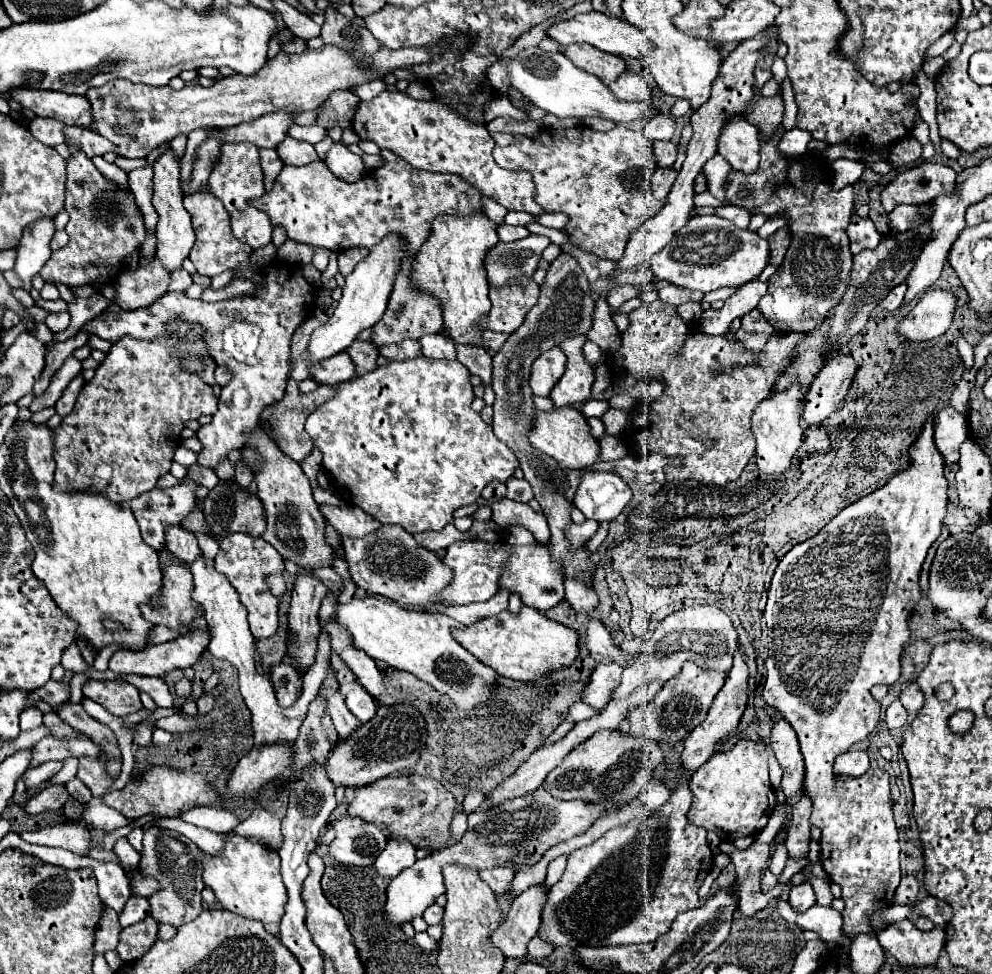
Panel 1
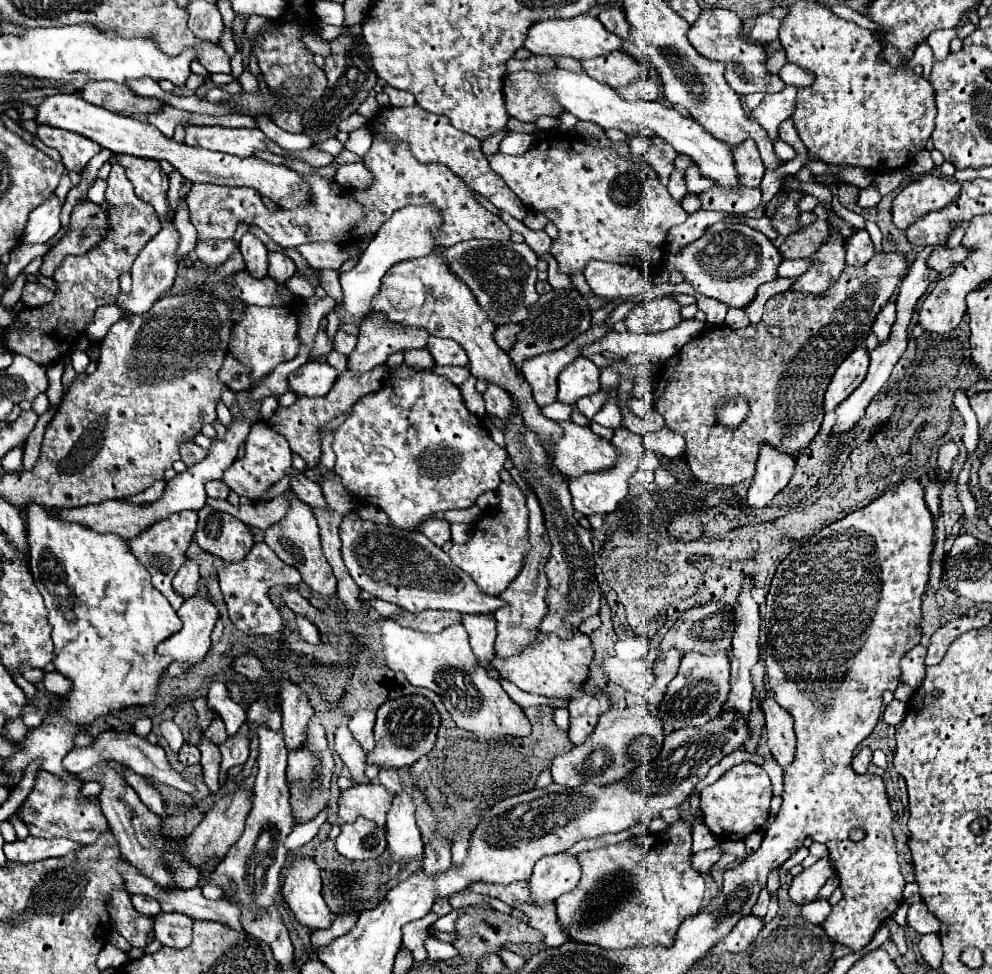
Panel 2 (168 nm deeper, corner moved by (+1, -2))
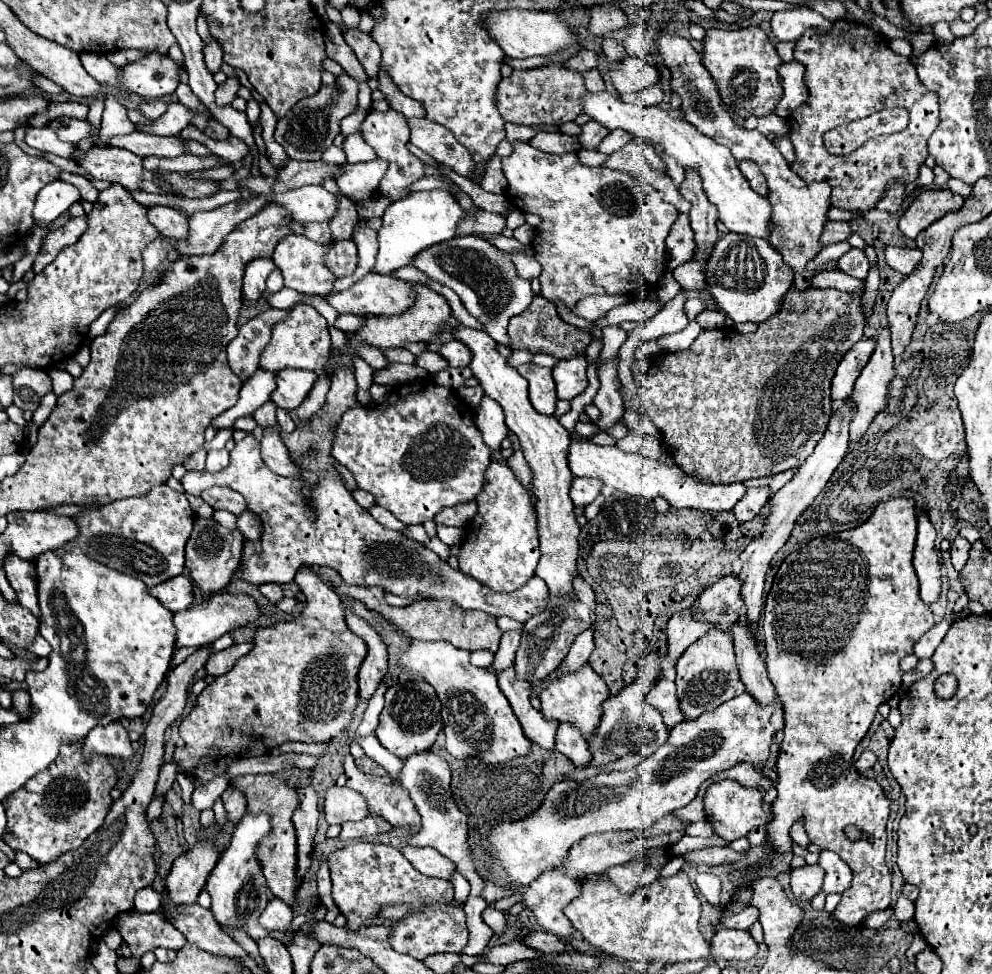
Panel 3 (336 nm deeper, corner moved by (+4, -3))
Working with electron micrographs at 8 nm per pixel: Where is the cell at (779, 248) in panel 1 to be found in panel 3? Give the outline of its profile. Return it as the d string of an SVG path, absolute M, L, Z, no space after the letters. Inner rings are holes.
M827 222L827 228L823 230L823 244L835 244L835 242L847 242L851 236L849 222Z

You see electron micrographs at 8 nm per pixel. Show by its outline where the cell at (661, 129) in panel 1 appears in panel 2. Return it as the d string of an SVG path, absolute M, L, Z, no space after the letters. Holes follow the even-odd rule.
M632 137L632 139L628 141L632 155L642 155L652 143L654 143L652 137Z

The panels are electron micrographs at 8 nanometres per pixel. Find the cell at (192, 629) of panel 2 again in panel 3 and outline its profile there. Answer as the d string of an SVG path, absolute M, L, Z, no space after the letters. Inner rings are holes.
M219 592L219 594L211 596L211 600L199 604L199 606L191 606L191 608L175 614L177 648L181 648L181 646L203 646L203 644L211 644L217 638L221 638L223 634L255 622L259 616L261 616L261 610L259 610L257 602L251 596L247 596L247 594Z

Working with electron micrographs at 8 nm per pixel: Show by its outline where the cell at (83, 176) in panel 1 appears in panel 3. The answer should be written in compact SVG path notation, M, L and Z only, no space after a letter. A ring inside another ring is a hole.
M73 218L69 220L65 226L57 228L57 230L51 230L43 244L41 244L41 250L33 262L33 272L39 274L47 264L51 264L55 260L55 256L61 252L61 248L69 246L69 244L75 244L79 240L79 236L85 232L85 218Z

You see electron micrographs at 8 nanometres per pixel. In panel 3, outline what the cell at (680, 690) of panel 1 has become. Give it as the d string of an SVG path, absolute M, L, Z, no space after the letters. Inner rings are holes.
M711 628L711 632L703 634L697 642L693 642L677 660L675 682L677 682L677 696L681 700L681 710L687 720L695 720L703 712L711 712L723 702L743 694L745 686L741 682L741 676L735 664L731 634L719 628Z

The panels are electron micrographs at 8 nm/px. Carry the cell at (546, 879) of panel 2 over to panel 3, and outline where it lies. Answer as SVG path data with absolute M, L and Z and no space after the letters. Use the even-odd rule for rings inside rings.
M667 814L661 820L657 820L651 828L645 828L645 830L619 830L619 832L603 832L595 836L585 836L577 844L573 844L567 864L559 870L575 878L583 878L585 874L603 874L607 868L617 866L617 864L627 864L629 860L645 856L649 850L659 850L659 848L667 850L675 846L685 836L687 826L689 822L677 818L675 814Z

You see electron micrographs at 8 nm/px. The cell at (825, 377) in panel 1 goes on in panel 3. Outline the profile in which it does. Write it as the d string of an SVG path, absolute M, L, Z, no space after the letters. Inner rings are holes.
M863 338L847 352L847 356L843 356L833 378L833 386L831 386L831 392L833 392L831 398L835 406L847 398L847 392L851 392L851 388L855 386L855 380L859 378L859 372L869 362L873 350L875 350L875 340Z

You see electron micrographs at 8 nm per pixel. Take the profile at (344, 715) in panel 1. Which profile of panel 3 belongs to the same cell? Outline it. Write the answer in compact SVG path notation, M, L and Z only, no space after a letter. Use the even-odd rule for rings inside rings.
M345 756L347 786L365 796L369 812L381 816L395 828L407 828L411 834L421 830L421 816L409 794L391 780L391 776L365 776L357 770L353 756Z

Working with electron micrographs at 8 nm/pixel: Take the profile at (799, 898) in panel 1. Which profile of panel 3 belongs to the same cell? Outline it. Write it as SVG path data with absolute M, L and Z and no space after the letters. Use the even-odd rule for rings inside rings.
M805 864L801 868L791 870L791 890L795 898L811 900L815 894L821 892L823 878L825 878L825 870L819 864L815 866Z

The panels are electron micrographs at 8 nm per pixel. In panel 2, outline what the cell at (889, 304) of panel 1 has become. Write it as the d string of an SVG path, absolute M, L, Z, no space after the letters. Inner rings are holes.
M890 301L890 303L886 303L886 307L882 307L882 311L878 313L878 317L876 317L874 325L872 325L872 331L878 335L880 341L888 339L894 319L896 319L896 303Z

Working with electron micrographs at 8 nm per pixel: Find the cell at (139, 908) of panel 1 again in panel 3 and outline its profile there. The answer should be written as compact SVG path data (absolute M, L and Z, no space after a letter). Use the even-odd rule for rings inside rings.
M151 886L139 890L135 894L135 910L137 912L159 912L161 910L161 894Z

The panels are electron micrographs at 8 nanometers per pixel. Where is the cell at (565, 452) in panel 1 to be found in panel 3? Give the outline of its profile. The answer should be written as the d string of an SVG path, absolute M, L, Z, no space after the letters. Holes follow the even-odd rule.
M591 440L571 444L569 468L571 468L573 476L597 478L607 488L621 490L621 492L625 492L629 496L637 496L637 498L645 498L645 500L655 500L657 496L661 496L661 498L665 498L669 502L671 508L695 508L699 512L725 512L725 510L731 510L747 492L747 488L743 484L711 484L711 482L703 482L693 474L687 474L681 466L677 466L673 462L659 462L659 460L645 458L641 454L627 454L627 452L619 450L617 446L597 446Z

